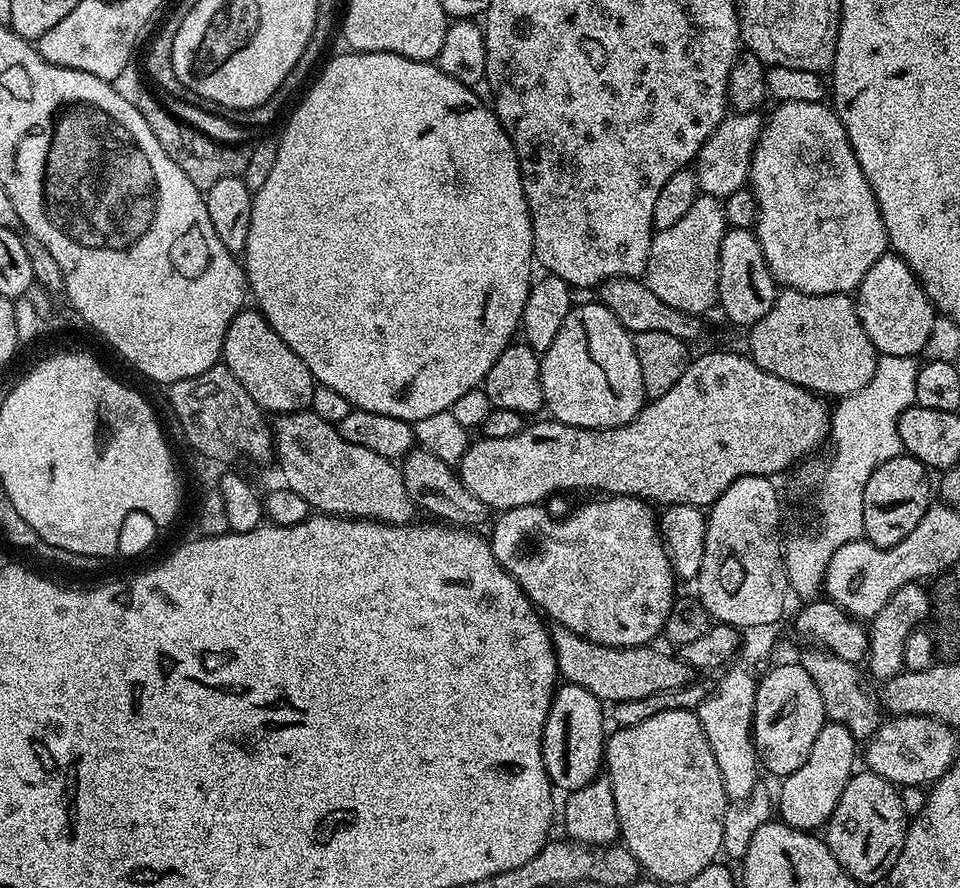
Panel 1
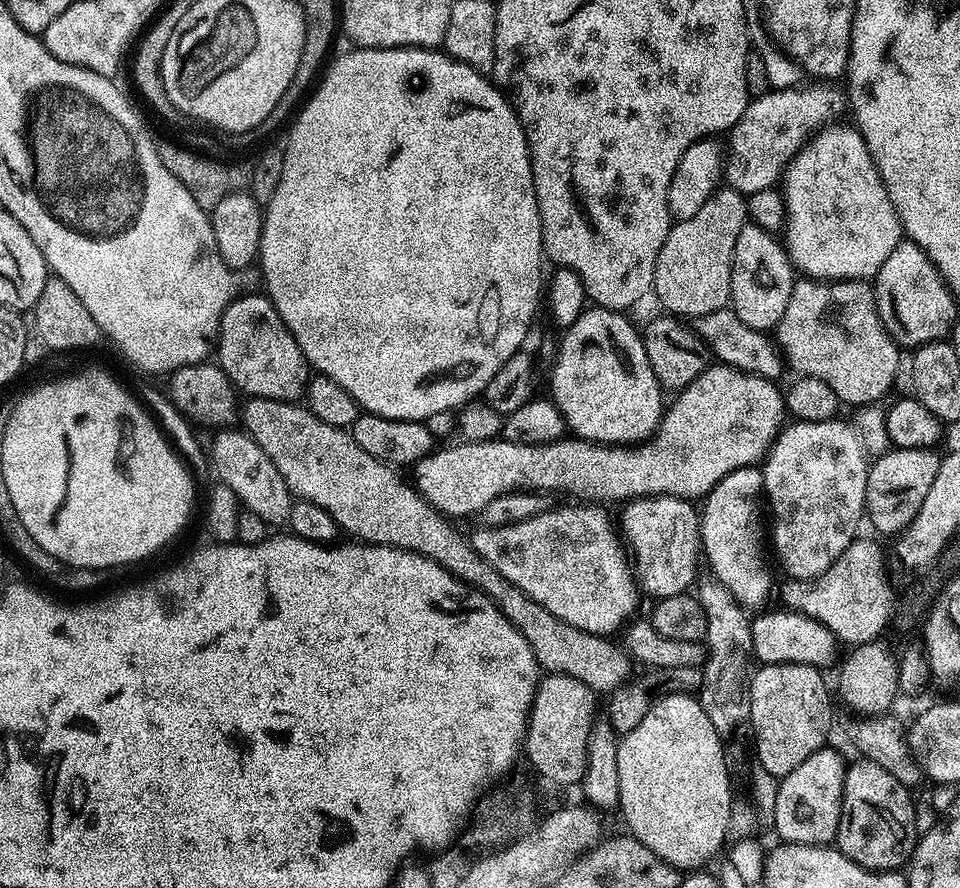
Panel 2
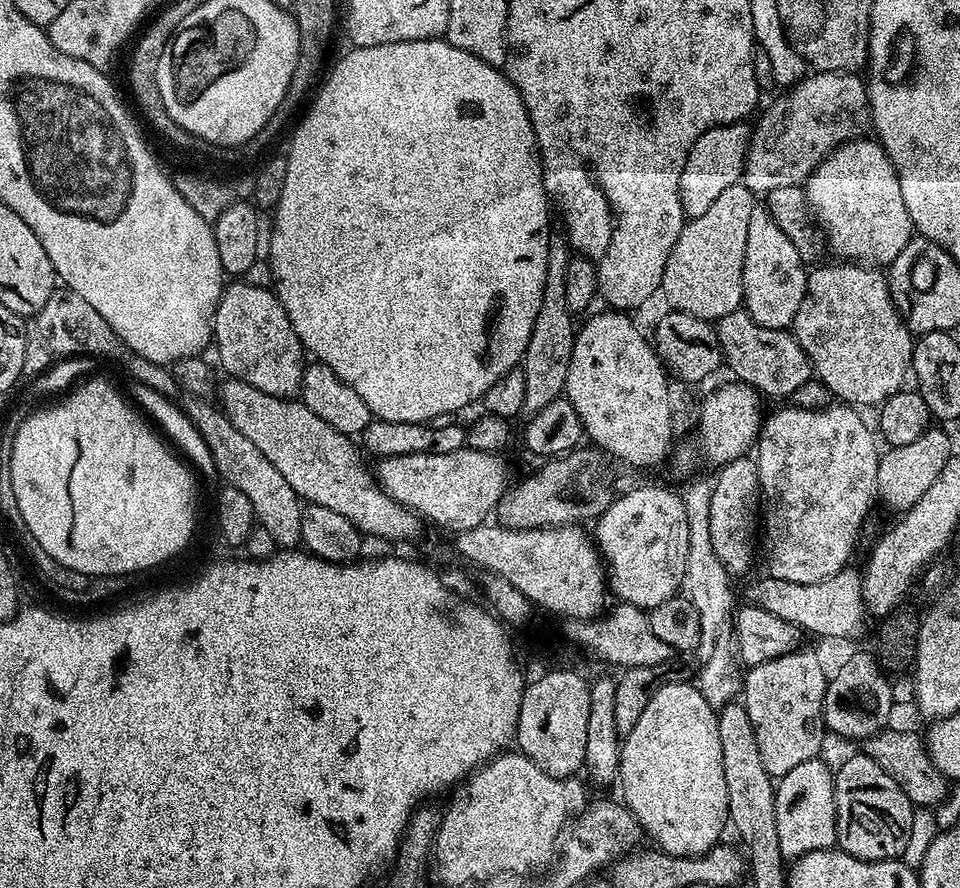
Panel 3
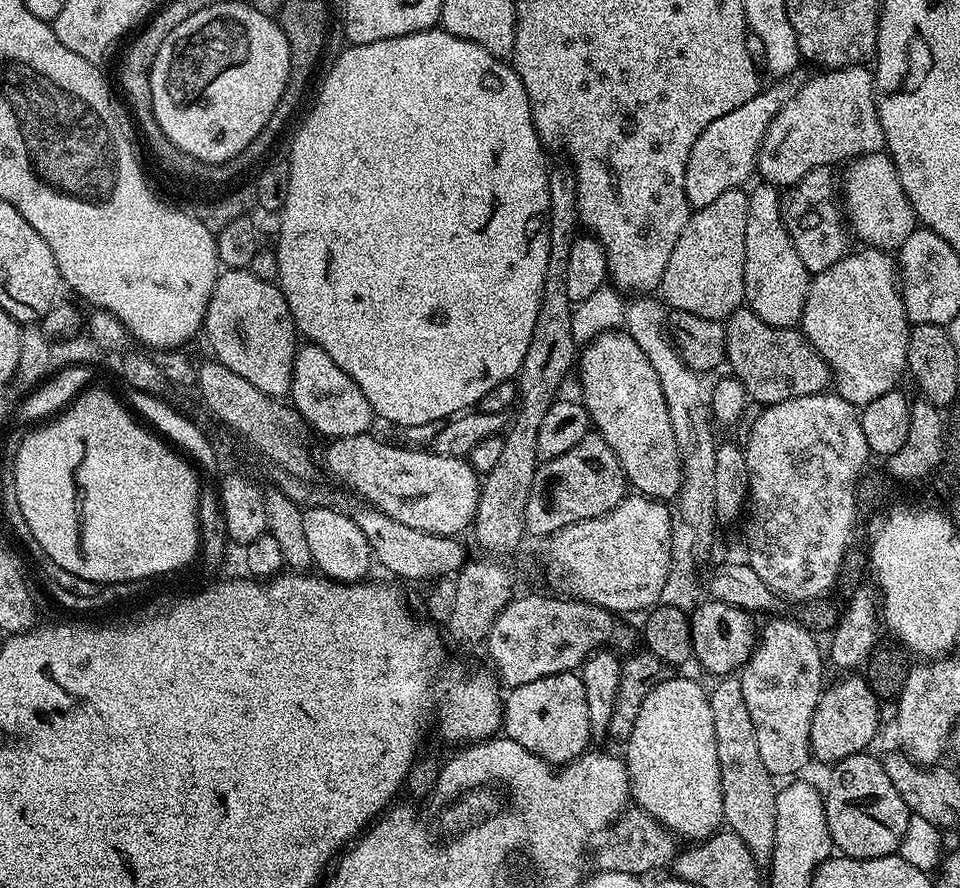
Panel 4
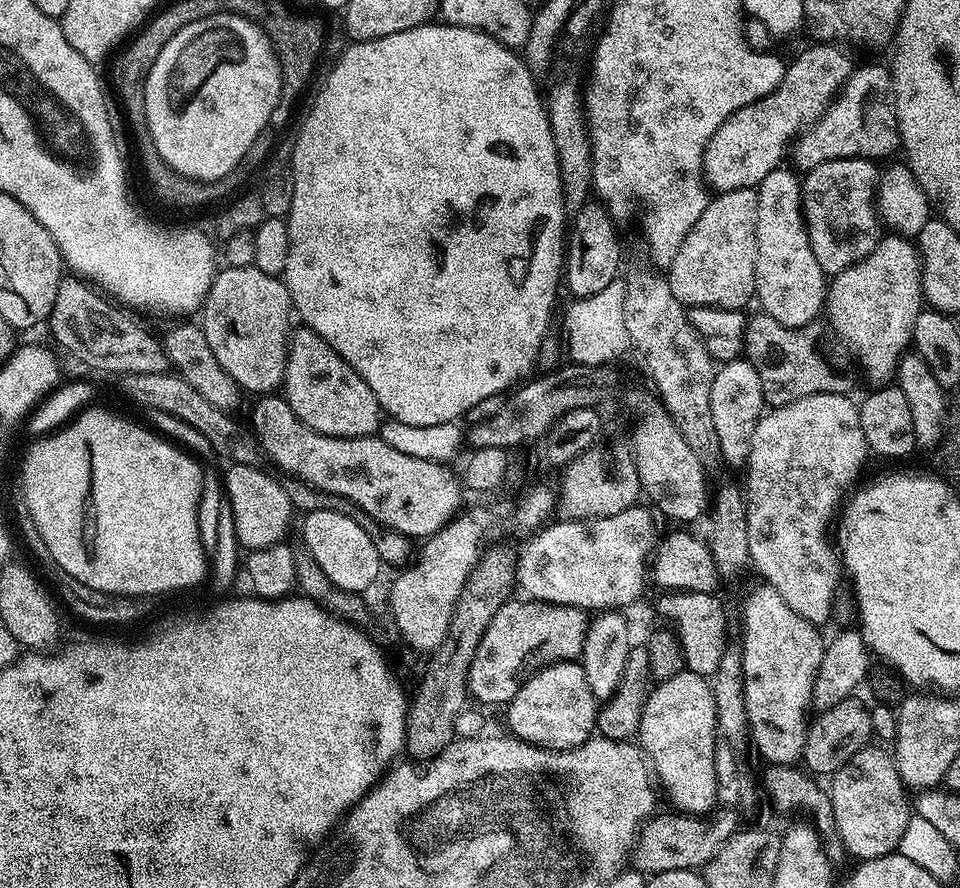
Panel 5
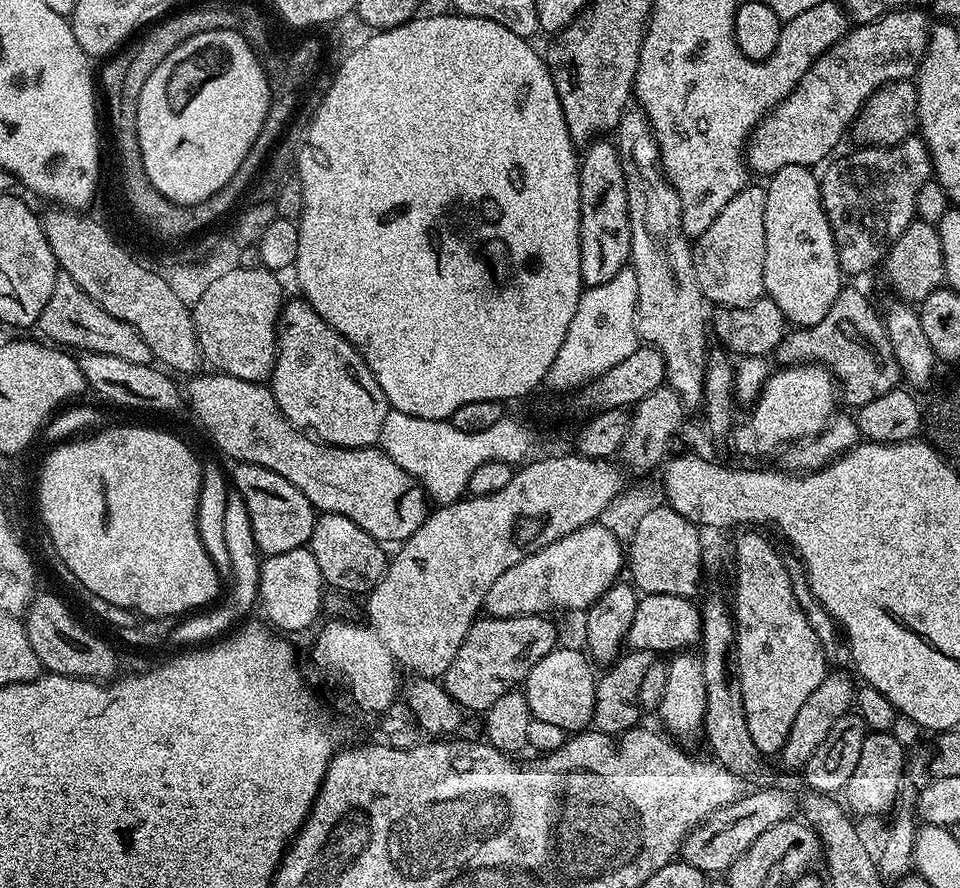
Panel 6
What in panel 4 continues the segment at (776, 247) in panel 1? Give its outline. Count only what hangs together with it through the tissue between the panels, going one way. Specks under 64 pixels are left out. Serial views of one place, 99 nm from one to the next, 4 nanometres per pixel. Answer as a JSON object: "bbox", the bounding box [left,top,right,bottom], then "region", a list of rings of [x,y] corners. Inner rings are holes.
{"bbox":[842,152,918,250],"region":[[[871,152],[865,156],[855,157],[843,169],[842,207],[851,235],[861,241],[861,245],[881,250],[898,250],[902,242],[918,226],[916,211],[910,206],[898,178],[898,170],[892,157],[884,152]]]}

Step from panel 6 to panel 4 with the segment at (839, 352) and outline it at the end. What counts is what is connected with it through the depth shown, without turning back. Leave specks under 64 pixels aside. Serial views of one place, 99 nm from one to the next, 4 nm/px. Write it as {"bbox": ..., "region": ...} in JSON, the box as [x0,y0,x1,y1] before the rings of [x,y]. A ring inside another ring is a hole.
{"bbox":[724,306,830,406],"region":[[[747,306],[737,308],[724,324],[724,355],[727,367],[732,367],[731,375],[760,406],[803,396],[819,396],[830,384],[828,363],[808,345],[803,332],[796,328],[770,326]]]}

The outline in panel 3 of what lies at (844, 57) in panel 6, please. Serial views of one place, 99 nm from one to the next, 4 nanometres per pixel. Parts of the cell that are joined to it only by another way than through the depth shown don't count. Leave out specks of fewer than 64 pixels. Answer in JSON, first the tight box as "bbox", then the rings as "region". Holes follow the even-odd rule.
{"bbox":[680,123,750,217],"region":[[[747,123],[723,124],[706,130],[698,142],[688,151],[686,166],[682,166],[680,179],[680,201],[685,217],[706,214],[711,204],[723,194],[729,186],[741,183],[744,174],[744,159],[748,153],[750,128]]]}

